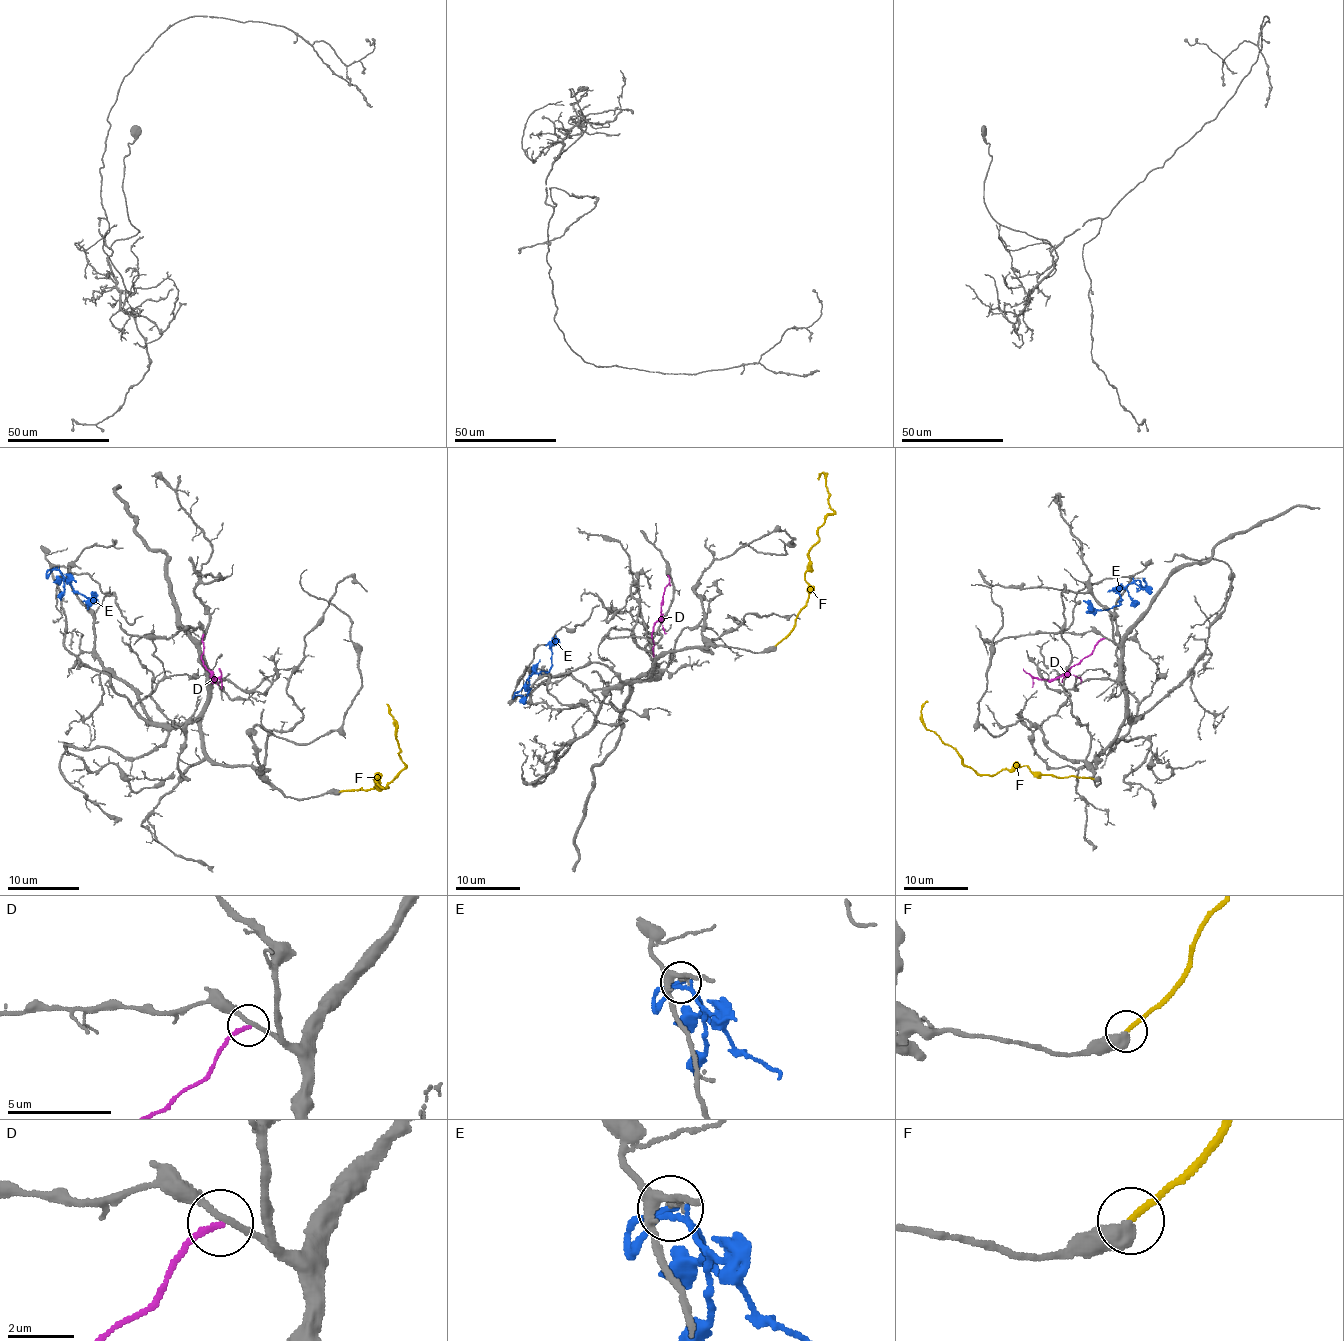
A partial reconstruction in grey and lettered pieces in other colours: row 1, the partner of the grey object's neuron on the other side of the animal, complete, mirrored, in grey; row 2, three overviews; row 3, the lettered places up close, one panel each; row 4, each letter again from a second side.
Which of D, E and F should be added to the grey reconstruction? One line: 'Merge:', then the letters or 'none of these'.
Merge: D, F

